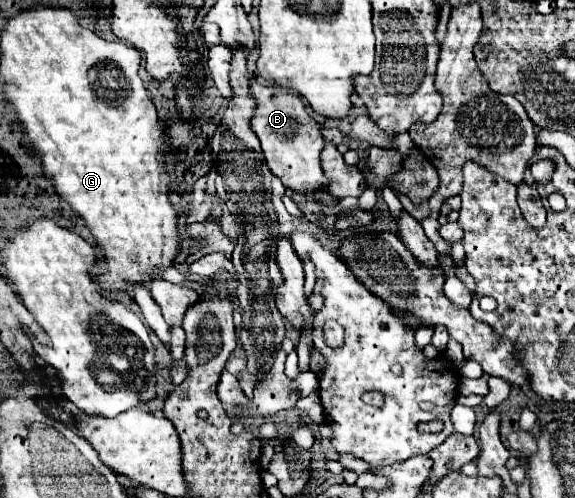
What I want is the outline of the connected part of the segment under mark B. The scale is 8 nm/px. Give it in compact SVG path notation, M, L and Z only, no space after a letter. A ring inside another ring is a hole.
M256 80L250 82L250 90L258 104L256 114L252 118L252 130L260 138L270 172L282 180L284 188L298 194L306 194L308 200L326 204L326 200L316 198L316 192L326 192L330 186L330 180L322 174L320 166L320 152L324 148L320 124L306 112L306 106L302 104L298 94L272 86L262 86Z

